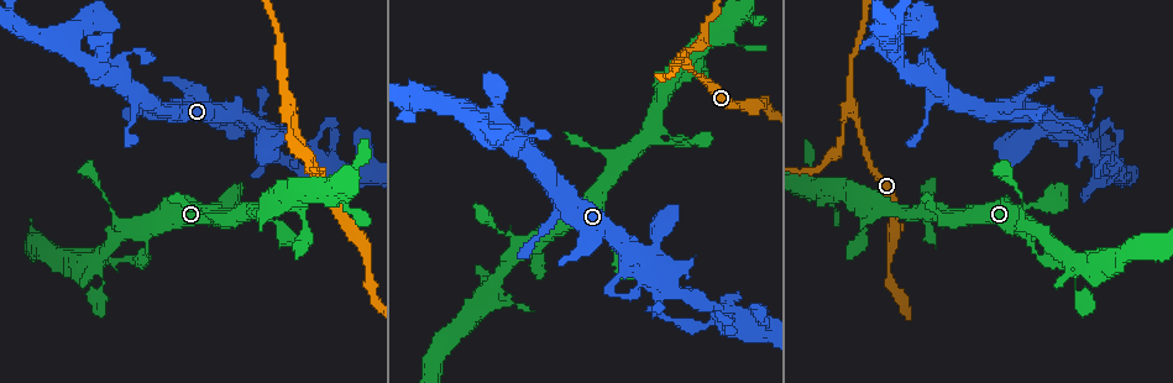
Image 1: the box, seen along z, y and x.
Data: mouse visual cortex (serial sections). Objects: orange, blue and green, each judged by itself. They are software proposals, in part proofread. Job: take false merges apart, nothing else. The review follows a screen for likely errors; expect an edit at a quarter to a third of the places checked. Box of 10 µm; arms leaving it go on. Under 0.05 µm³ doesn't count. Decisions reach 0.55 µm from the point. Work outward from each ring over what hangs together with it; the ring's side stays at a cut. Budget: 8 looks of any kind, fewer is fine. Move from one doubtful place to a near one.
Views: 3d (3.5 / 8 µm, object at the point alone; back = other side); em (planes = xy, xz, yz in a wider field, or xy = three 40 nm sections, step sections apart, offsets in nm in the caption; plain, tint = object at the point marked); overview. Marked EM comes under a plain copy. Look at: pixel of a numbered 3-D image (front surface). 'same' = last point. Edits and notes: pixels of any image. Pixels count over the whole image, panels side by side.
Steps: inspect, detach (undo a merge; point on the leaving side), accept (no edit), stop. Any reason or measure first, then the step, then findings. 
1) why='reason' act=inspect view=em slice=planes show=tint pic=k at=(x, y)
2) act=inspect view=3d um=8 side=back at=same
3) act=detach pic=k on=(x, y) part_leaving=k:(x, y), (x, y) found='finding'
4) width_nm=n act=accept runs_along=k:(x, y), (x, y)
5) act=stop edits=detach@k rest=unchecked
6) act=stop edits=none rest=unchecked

why='two arms in line, one across' act=inspect view=3d um=3.5 pic=1 at=(852, 115)

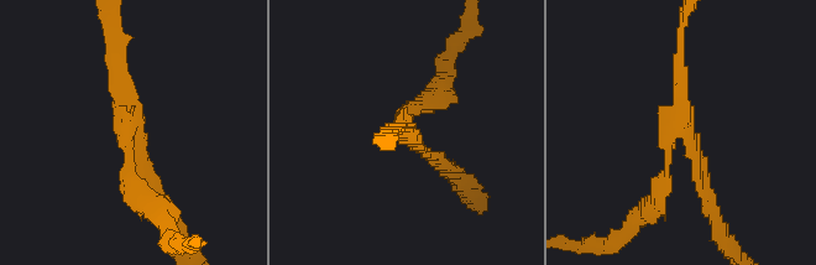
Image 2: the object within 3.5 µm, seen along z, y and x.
arms=3 arm_widths_nm=150,200,200 act=inspect view=em slice=planes show=tint pic=2 at=(686, 130)

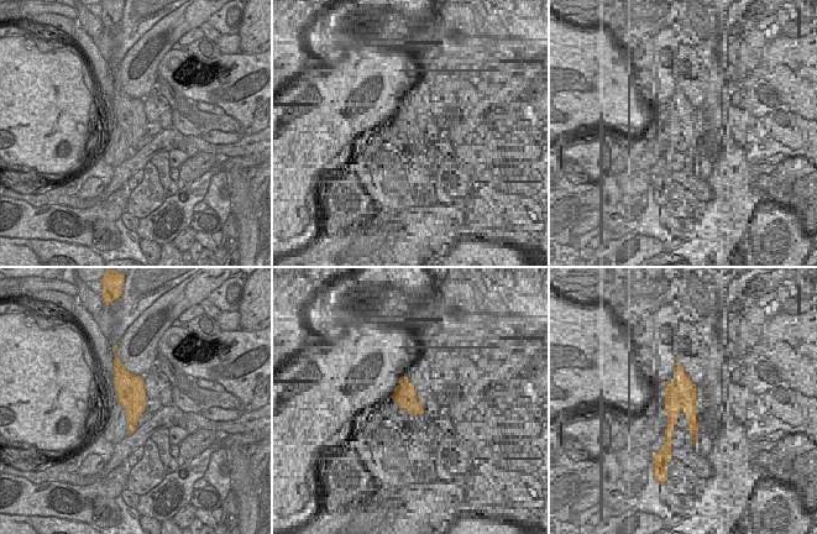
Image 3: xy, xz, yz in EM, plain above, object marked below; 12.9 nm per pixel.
act=detach pic=2 on=(664, 191) part_leaving=2:(132, 138), (129, 175), (163, 217) found='two cells meet here'

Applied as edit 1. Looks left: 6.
why='calibre changes' act=inspect view=3d um=3.5 pic=1 at=(682, 139)

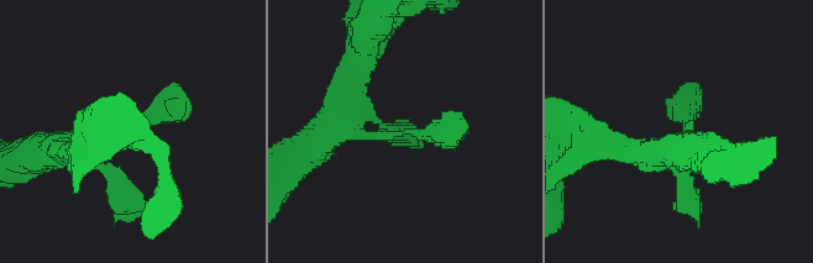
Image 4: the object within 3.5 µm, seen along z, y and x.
act=accept runs_along=4:(53, 151), (167, 105), (189, 112) found='continuous, no second cell'

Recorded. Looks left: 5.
why='four arms meet' act=inspect view=3d um=3.5 pic=1 at=(1105, 170)

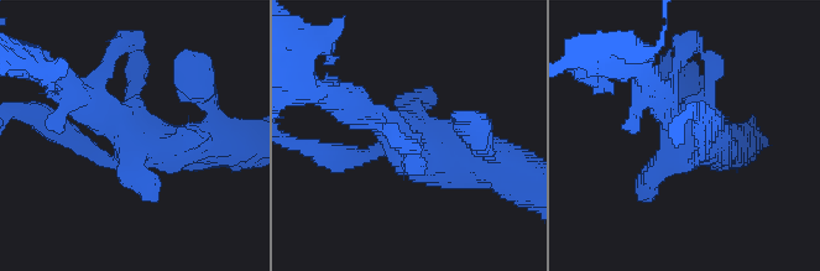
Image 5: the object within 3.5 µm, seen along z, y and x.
why='shape alone is not enough' act=inspect view=em slice=xy step=3 show=tint pic=5 at=(685, 139)

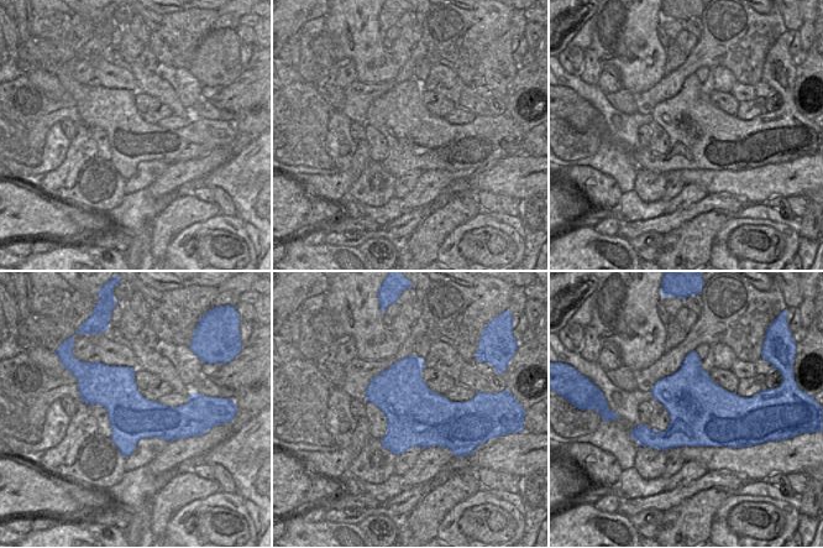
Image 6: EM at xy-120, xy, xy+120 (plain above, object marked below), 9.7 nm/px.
act=accept runs_along=5:(346, 102), (427, 150), (484, 150) found='all the same cell'

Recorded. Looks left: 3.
act=stop edits=detach@2 rest=unchecked

